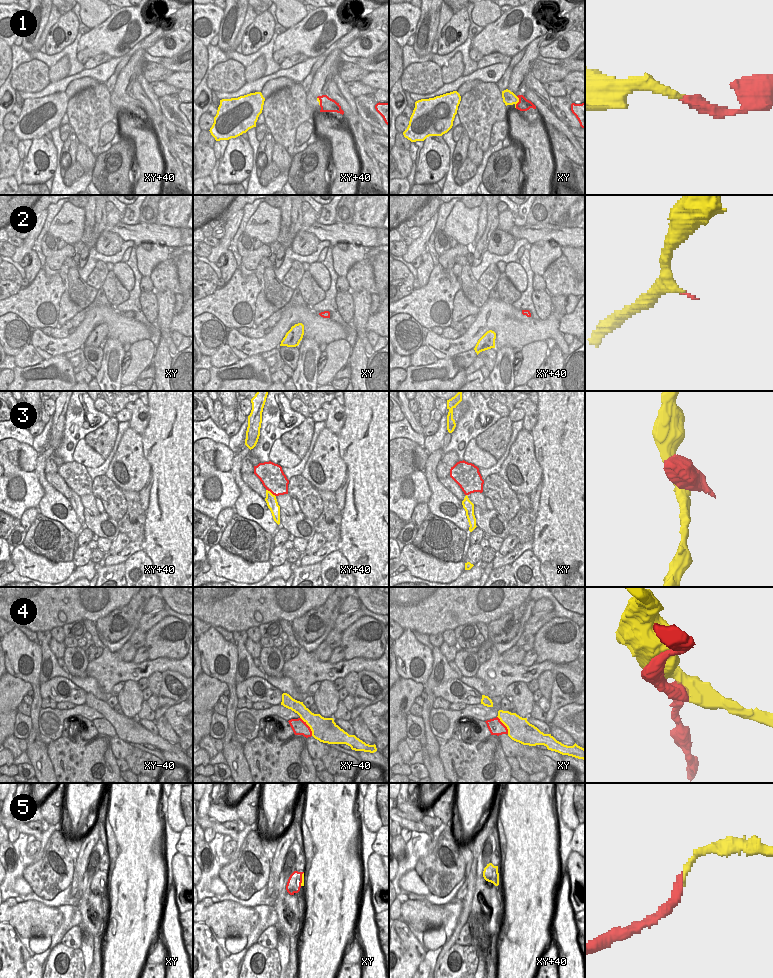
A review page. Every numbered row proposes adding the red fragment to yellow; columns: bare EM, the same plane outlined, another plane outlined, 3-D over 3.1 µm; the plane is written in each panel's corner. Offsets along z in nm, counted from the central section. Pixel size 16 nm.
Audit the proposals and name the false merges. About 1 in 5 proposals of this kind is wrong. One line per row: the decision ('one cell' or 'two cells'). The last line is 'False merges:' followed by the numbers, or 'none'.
1: one cell
2: one cell
3: two cells
4: two cells
5: one cell
False merges: 3, 4

